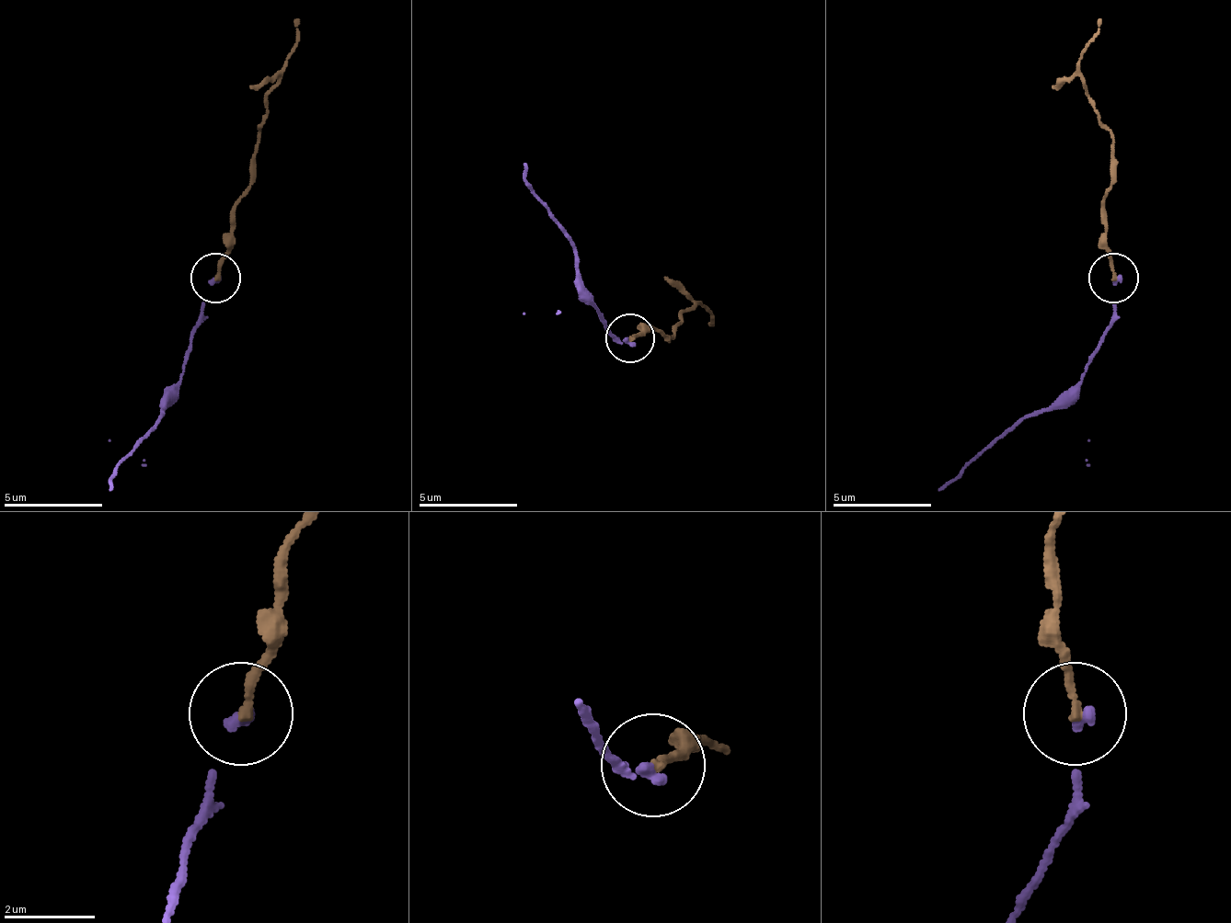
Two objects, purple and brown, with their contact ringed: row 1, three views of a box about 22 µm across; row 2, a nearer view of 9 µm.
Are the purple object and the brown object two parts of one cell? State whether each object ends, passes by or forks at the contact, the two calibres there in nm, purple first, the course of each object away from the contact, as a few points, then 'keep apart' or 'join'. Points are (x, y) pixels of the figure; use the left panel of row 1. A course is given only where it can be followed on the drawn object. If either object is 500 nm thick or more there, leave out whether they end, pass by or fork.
purple ends | brown ends | 240/200 nm | purple via (216, 279), (207, 284), (201, 318), (182, 372), (157, 422), (108, 491) | brown via (216, 279), (236, 200), (251, 180), (256, 131), (301, 17) | keep apart

